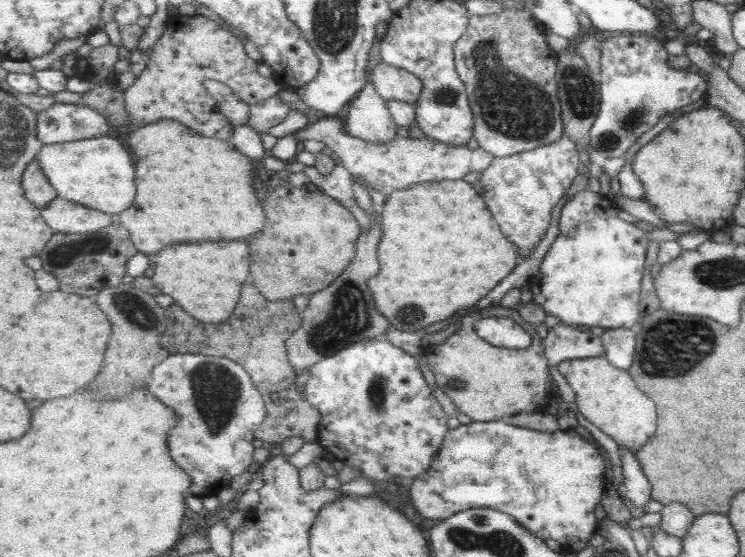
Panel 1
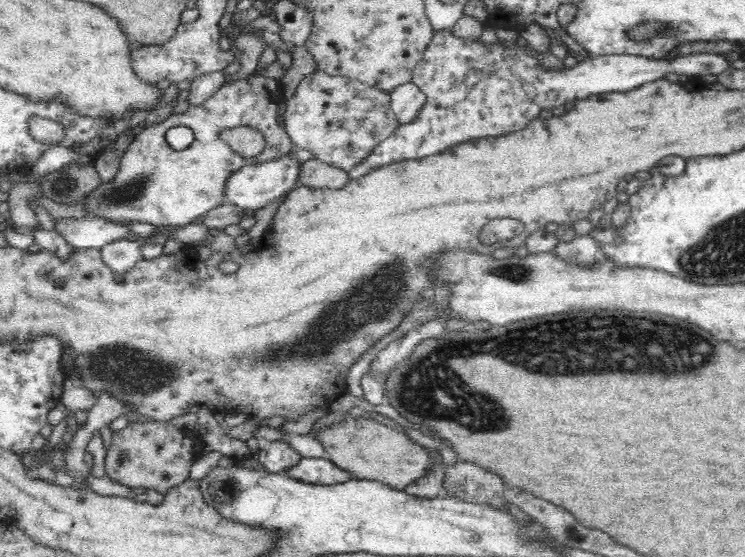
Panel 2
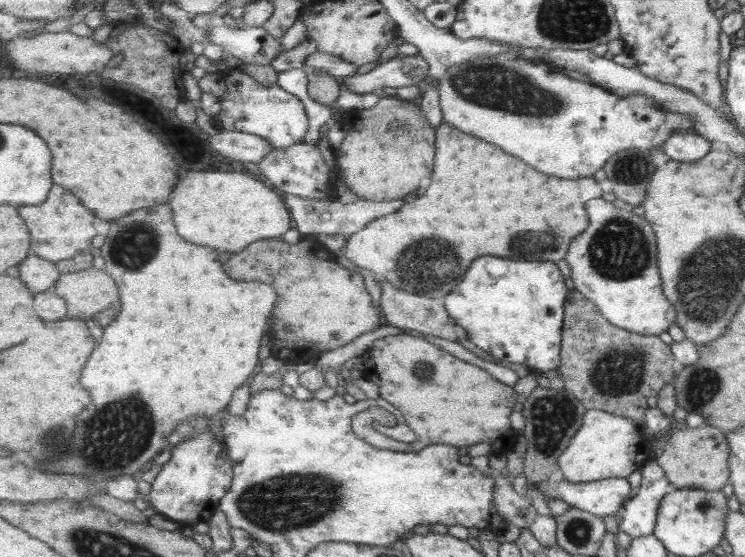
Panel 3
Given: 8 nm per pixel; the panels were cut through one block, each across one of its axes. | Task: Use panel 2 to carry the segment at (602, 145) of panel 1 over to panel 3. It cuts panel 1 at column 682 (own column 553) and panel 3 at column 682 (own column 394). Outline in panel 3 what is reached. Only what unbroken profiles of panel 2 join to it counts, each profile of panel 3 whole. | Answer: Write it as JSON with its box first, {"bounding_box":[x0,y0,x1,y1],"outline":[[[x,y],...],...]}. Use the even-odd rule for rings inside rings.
{"bounding_box":[660,131,710,164],"outline":[[[677,131],[660,148],[660,152],[677,163],[693,164],[701,160],[710,150],[710,143],[695,133]]]}

